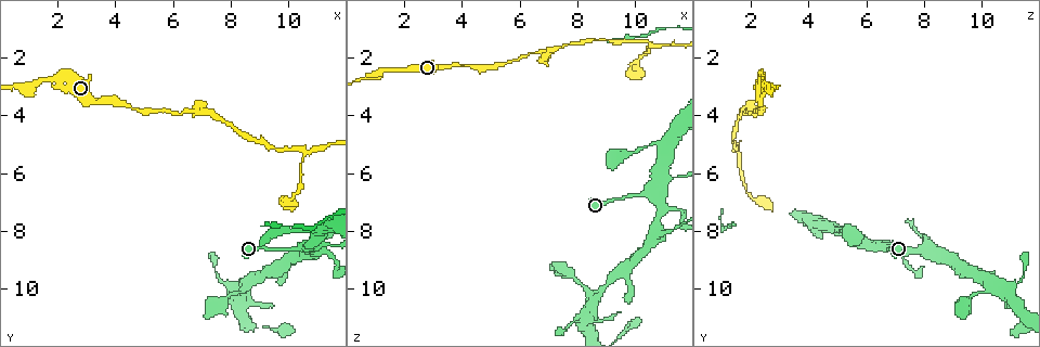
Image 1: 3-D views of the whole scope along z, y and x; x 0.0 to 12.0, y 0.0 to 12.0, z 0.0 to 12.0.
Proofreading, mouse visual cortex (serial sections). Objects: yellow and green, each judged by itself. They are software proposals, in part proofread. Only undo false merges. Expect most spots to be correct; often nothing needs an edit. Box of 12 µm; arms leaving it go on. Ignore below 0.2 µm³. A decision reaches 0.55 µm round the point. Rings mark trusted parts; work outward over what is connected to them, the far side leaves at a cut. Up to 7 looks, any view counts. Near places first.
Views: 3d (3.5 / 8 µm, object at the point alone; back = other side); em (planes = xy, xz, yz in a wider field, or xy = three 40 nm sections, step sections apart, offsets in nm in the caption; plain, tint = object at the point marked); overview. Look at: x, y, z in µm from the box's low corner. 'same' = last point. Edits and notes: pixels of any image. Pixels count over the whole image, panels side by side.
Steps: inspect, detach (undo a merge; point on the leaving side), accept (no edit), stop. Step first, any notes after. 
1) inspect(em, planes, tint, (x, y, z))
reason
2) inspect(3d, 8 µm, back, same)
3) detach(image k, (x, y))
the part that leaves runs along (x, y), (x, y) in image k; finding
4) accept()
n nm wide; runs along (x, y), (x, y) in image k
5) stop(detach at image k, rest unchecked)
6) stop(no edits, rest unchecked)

inspect(3d, 3.5 µm, (1.7, 2.8, 2.5))
sudden change in width

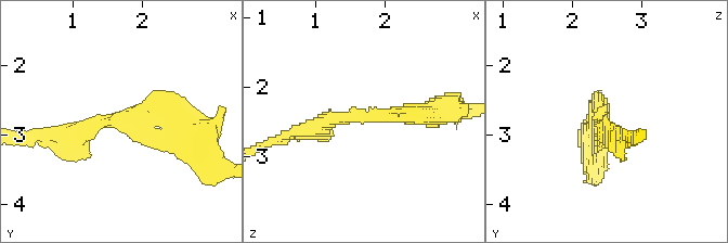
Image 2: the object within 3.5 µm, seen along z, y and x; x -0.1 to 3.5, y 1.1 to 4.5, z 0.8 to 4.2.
accept()
arms of 250, 250 nm; continuous, no second cell

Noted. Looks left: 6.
inspect(3d, 3.5 µm, (9.9, 5.2, 1.4))
a narrow waist

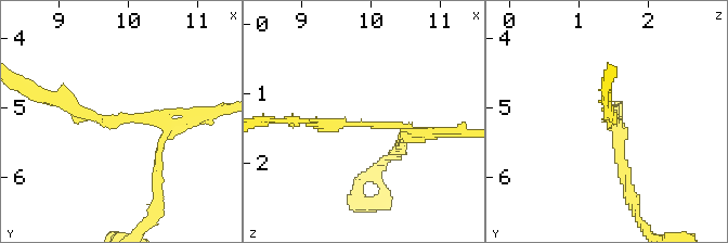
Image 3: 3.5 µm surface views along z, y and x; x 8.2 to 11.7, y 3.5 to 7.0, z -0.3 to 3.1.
inspect(em, planes, tint, (9.85, 5.15, 1.45))
arms of 150, 150 nm

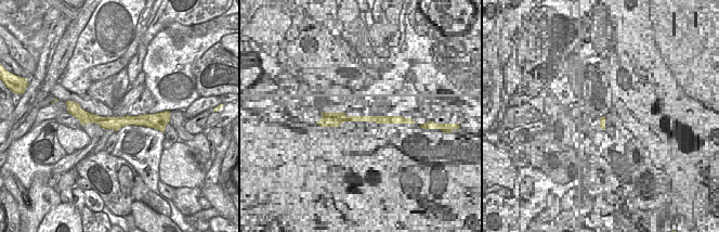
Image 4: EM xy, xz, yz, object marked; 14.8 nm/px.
accept()
runs along (83, 116), (102, 121), (153, 123) in image 4; one cell here

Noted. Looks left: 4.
inspect(3d, 3.5 µm, (10.5, 8.5, 6.6))
arms run side by side

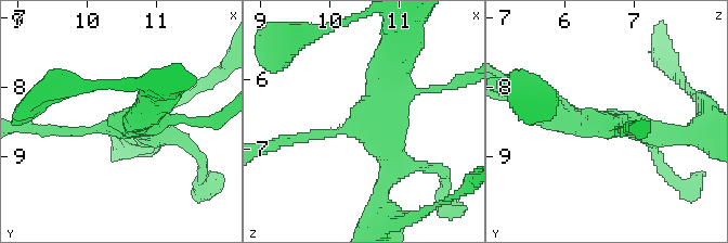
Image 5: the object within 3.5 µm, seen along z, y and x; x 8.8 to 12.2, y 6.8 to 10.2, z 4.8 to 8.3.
inspect(em, xy, step 1, tint, (10.50, 8.60, 6.65))

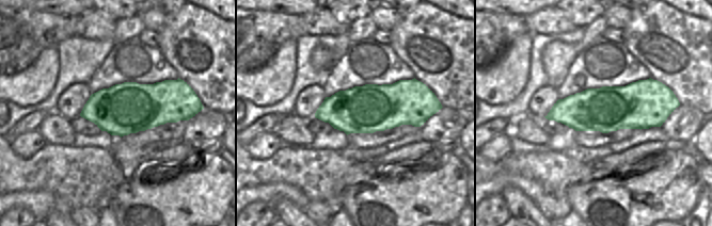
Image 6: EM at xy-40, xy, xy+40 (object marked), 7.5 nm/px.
accept()
runs along (296, 139), (366, 125), (392, 158), (386, 183) in image 5; one cell here

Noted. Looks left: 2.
stop(no edits, rest unchecked)

